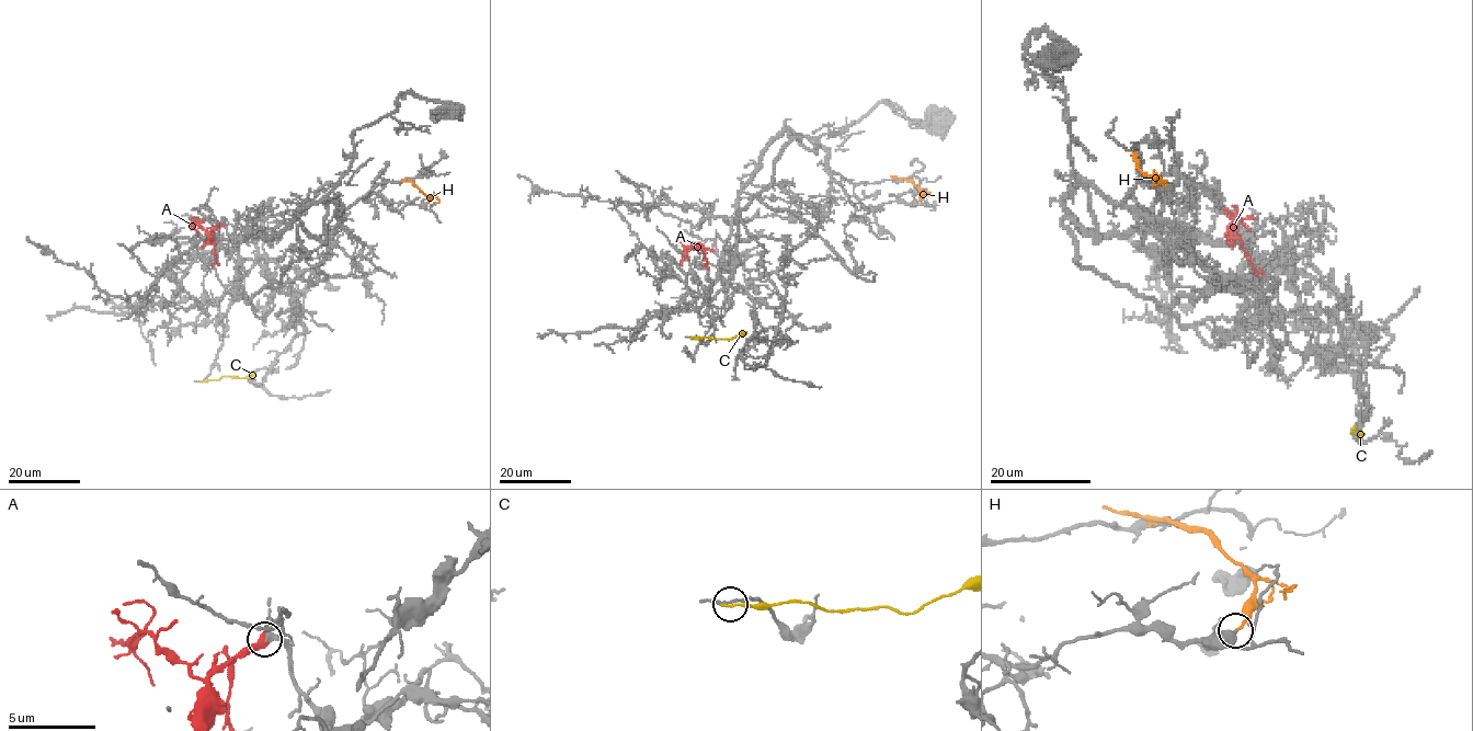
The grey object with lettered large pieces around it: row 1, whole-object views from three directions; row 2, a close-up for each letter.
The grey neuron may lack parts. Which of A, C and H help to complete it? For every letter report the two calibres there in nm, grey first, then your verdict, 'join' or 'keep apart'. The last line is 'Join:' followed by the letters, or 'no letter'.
A: 240 nm thick on the grey side, 480 nm on the other; join
C: 170 nm thick on the grey side, 160 nm on the other; keep apart
H: 550 nm thick on the grey side, 190 nm on the other; keep apart
Join: A

